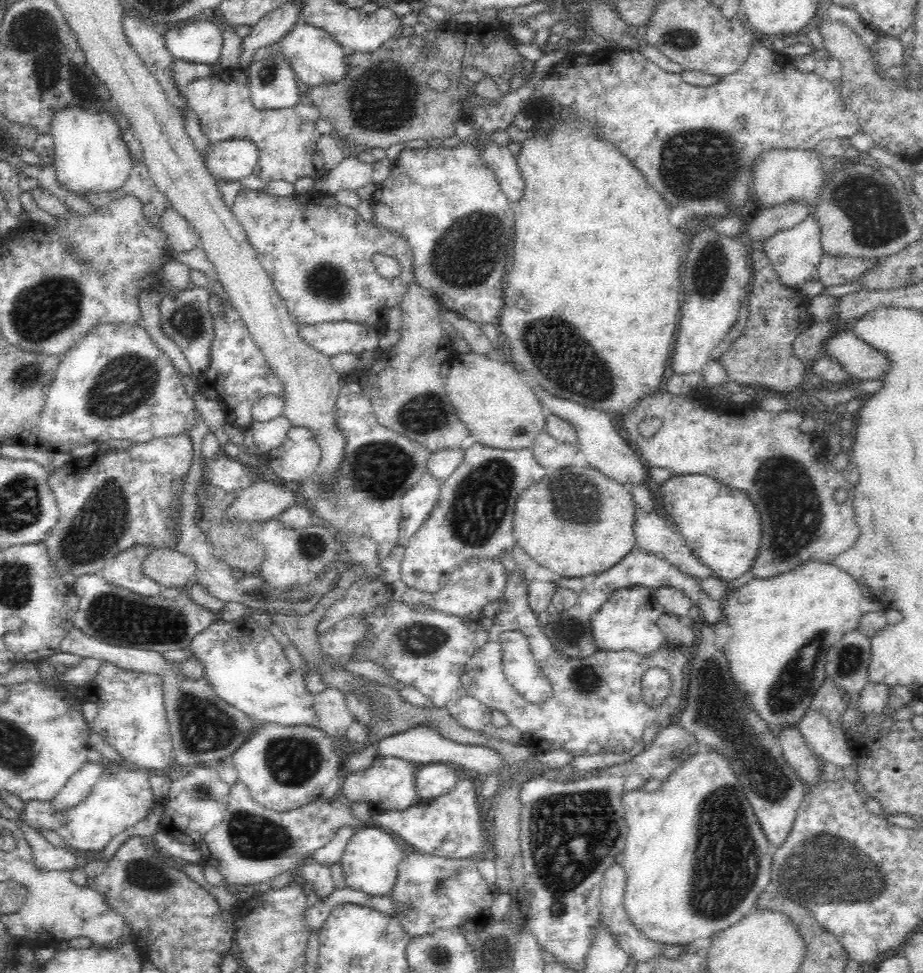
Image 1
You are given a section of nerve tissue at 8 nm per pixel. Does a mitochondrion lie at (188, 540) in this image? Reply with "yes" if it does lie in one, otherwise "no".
no

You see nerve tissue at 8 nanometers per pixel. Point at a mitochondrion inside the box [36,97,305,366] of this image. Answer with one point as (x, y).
(186, 321)

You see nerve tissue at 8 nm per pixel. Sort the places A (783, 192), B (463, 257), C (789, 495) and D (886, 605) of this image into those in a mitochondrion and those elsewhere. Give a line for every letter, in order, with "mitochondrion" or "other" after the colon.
A: other
B: mitochondrion
C: mitochondrion
D: other

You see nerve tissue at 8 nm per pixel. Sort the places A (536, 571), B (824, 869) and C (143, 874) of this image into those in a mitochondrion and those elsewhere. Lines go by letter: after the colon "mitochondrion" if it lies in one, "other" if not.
A: other
B: mitochondrion
C: mitochondrion

